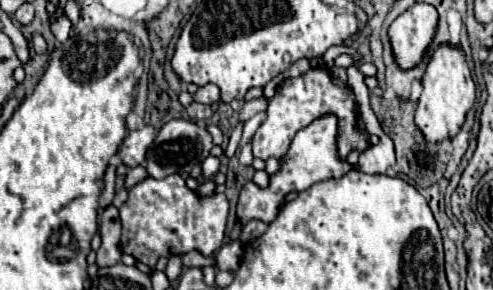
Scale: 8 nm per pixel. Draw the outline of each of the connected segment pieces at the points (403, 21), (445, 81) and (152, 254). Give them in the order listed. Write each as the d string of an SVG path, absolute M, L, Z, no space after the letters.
M414 4L388 28L392 54L400 70L410 70L422 62L438 26L438 12L430 4Z
M442 44L434 52L434 56L426 68L426 74L422 80L422 96L420 96L420 102L416 108L416 118L414 118L418 130L424 134L424 140L426 142L444 142L446 138L454 138L460 132L464 118L466 118L468 110L474 106L474 102L476 102L476 86L474 86L470 70L468 70L464 52L460 48Z
M170 174L162 180L156 180L152 176L144 178L136 186L130 188L128 200L120 206L120 220L122 220L122 252L134 256L138 262L150 266L154 270L158 258L170 258L174 254L186 254L190 250L200 250L204 256L214 256L222 242L224 242L224 230L226 230L226 218L228 218L228 200L226 194L214 194L214 196L198 196L194 190L190 190L180 174Z

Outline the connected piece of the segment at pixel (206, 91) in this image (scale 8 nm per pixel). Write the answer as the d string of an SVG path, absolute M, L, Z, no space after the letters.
M206 84L198 88L198 92L194 94L194 100L200 104L214 104L220 100L220 88L216 88L216 84Z

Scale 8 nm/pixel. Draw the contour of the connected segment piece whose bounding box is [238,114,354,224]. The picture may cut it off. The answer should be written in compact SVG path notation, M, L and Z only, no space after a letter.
M324 114L324 116L316 118L312 124L300 128L296 132L296 136L292 138L288 152L280 158L280 170L270 176L270 184L266 188L258 188L254 182L246 182L242 186L240 200L238 200L238 220L242 224L246 224L256 218L256 220L270 224L276 218L278 208L284 202L286 194L302 192L316 182L348 174L354 166L348 164L346 160L338 158L336 140L338 140L338 118L334 114Z

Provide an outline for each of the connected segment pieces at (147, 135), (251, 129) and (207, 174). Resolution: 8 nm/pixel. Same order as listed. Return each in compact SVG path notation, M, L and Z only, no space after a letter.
M144 126L142 130L128 132L122 146L120 146L120 150L118 150L122 162L128 168L142 164L144 156L146 156L146 150L148 150L148 146L152 144L154 138L156 138L156 130L152 126Z
M258 112L258 114L254 114L246 124L244 124L244 134L242 134L242 140L240 140L240 144L246 144L246 142L250 142L250 138L254 136L256 130L258 130L258 126L264 122L264 118L266 118L266 112Z
M208 156L202 162L202 174L204 174L204 178L212 178L218 172L218 166L220 166L220 160L216 156Z

